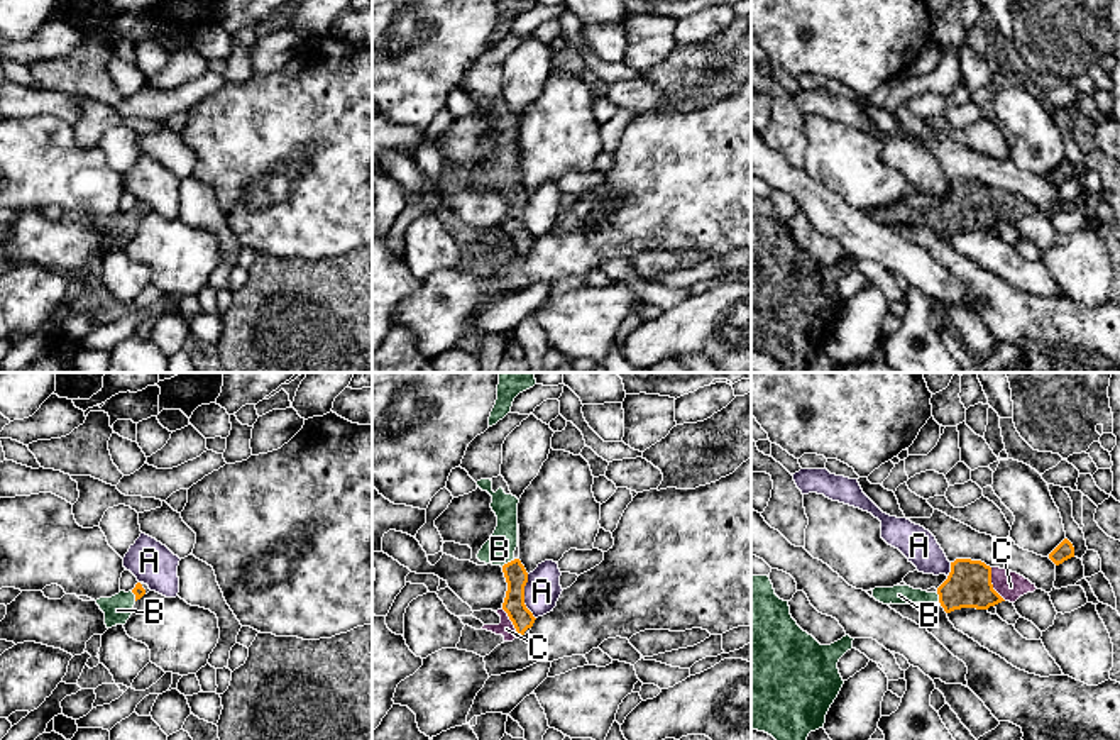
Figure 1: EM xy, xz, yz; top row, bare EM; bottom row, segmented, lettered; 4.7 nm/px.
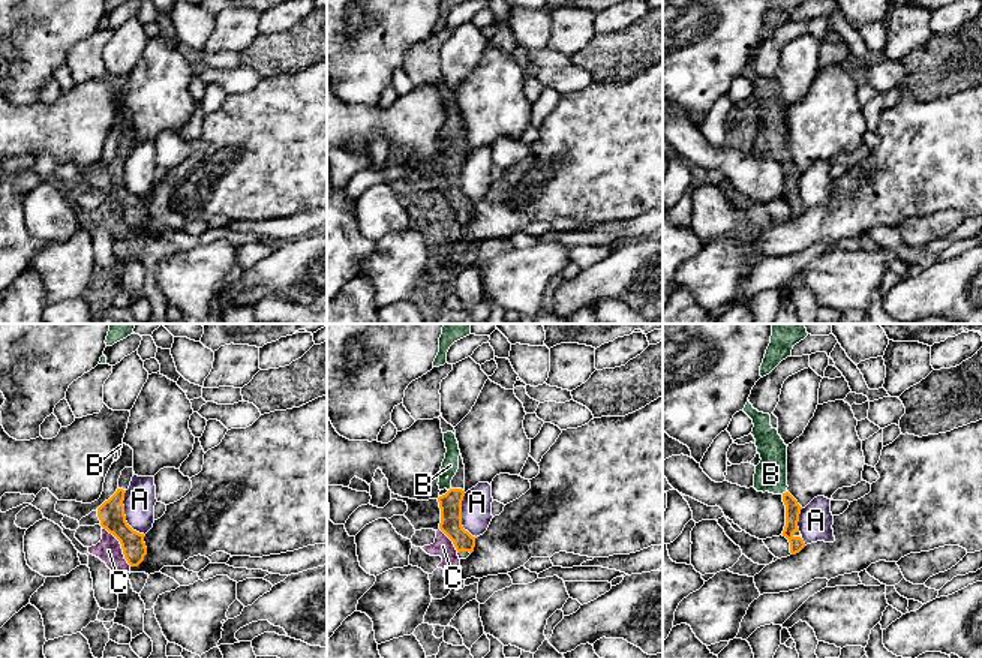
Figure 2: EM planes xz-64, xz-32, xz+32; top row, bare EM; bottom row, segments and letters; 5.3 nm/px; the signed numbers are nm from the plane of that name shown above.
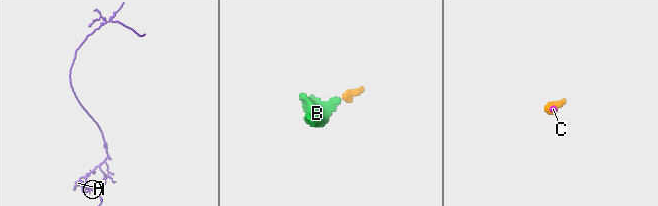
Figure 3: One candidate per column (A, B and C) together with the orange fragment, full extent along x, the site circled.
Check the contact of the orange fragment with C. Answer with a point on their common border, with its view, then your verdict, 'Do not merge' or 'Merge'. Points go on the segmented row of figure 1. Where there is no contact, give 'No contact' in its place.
Touches orange at yz (992, 585). Merge

